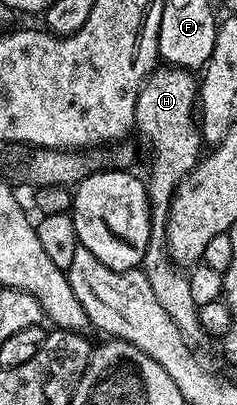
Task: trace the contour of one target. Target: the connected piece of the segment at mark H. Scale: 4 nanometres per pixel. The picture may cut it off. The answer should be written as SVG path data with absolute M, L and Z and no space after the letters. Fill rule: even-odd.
M160 65L140 87L138 101L134 105L135 130L148 142L152 154L152 172L146 175L148 200L152 206L152 239L144 254L142 270L154 289L154 297L162 304L162 309L170 313L170 321L178 325L187 343L199 345L206 339L200 324L200 309L194 297L190 297L190 281L187 274L168 255L164 229L168 226L168 209L172 198L180 188L180 183L195 169L201 158L202 136L198 130L198 119L194 112L198 107L198 79L191 70L182 67Z

